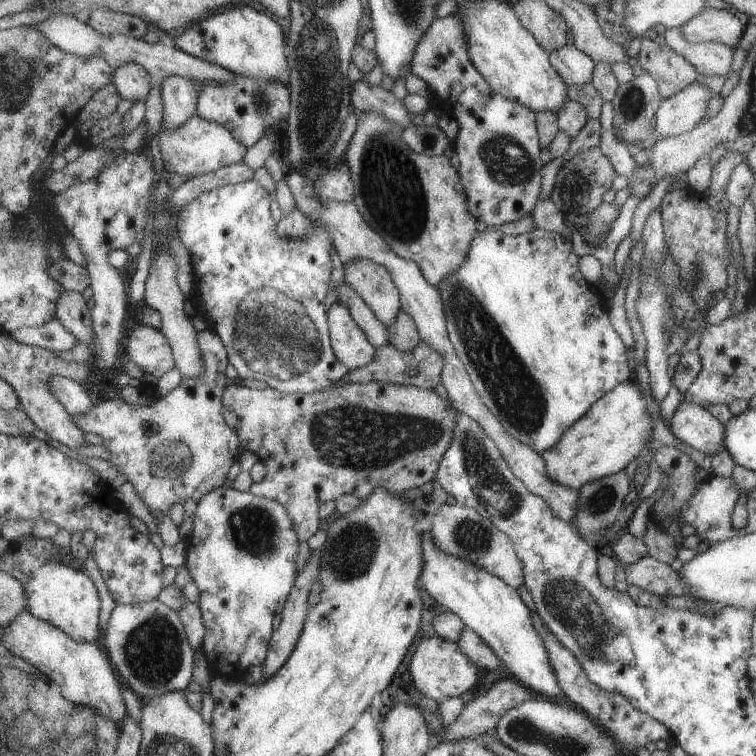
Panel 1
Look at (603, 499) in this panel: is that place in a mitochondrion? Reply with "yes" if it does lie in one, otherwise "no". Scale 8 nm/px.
yes

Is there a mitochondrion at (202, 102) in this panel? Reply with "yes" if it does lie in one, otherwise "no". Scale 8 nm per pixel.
no

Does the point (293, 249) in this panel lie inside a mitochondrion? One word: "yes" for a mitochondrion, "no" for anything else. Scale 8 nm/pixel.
no

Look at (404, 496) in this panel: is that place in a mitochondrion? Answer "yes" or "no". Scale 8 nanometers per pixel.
no

